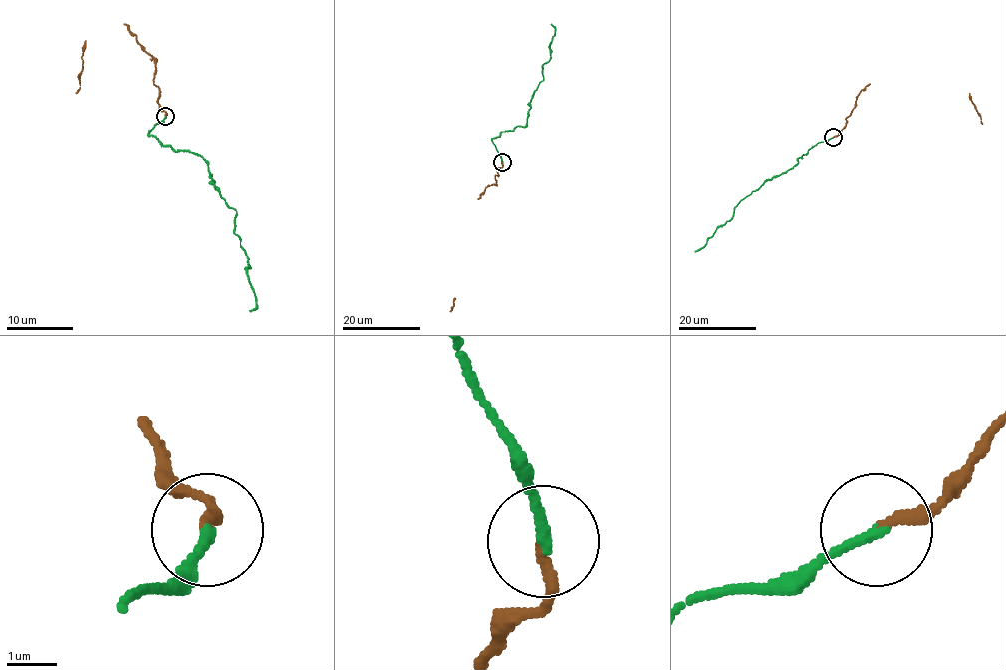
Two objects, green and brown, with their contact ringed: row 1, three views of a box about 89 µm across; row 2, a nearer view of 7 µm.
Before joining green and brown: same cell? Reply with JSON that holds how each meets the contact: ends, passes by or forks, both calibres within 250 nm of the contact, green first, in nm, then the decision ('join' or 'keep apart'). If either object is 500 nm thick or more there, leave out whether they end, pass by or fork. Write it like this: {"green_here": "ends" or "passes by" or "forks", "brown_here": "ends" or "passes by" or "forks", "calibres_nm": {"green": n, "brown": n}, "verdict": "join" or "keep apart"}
{"green_here": "ends", "brown_here": "ends", "calibres_nm": {"green": 200, "brown": 200}, "verdict": "keep apart"}

